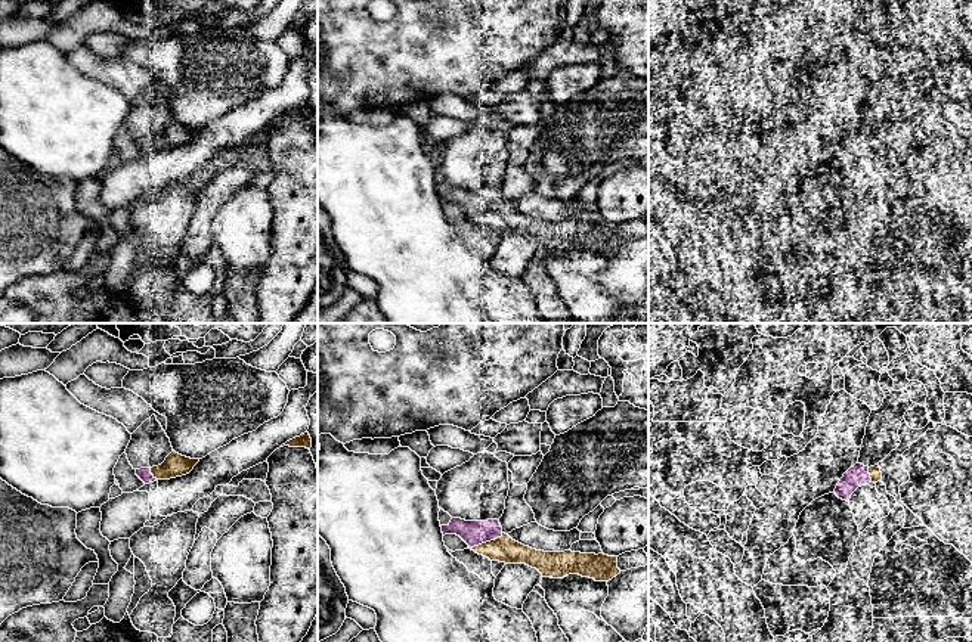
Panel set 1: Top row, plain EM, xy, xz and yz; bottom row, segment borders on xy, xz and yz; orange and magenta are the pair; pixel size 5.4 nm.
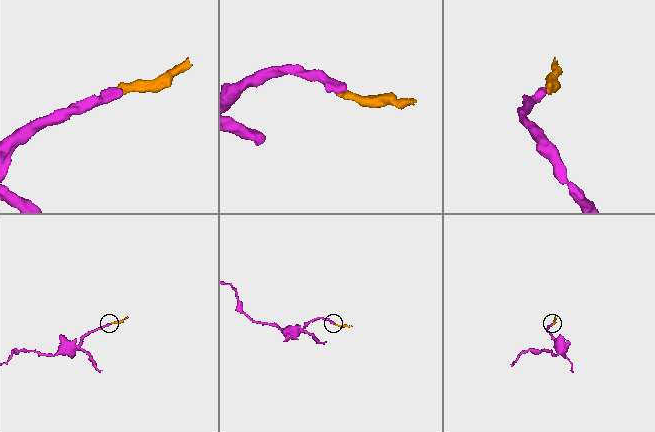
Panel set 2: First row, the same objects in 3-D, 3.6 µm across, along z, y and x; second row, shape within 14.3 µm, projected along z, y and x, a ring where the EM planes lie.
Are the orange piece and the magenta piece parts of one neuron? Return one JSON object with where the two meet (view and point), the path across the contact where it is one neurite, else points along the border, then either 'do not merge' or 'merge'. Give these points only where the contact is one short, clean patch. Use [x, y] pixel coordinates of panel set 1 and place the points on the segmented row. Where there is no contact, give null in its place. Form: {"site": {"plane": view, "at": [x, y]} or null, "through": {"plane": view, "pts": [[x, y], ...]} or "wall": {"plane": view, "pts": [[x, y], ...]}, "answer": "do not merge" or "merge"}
{"site": {"plane": "xz", "at": [488, 542]}, "answer": "merge"}

